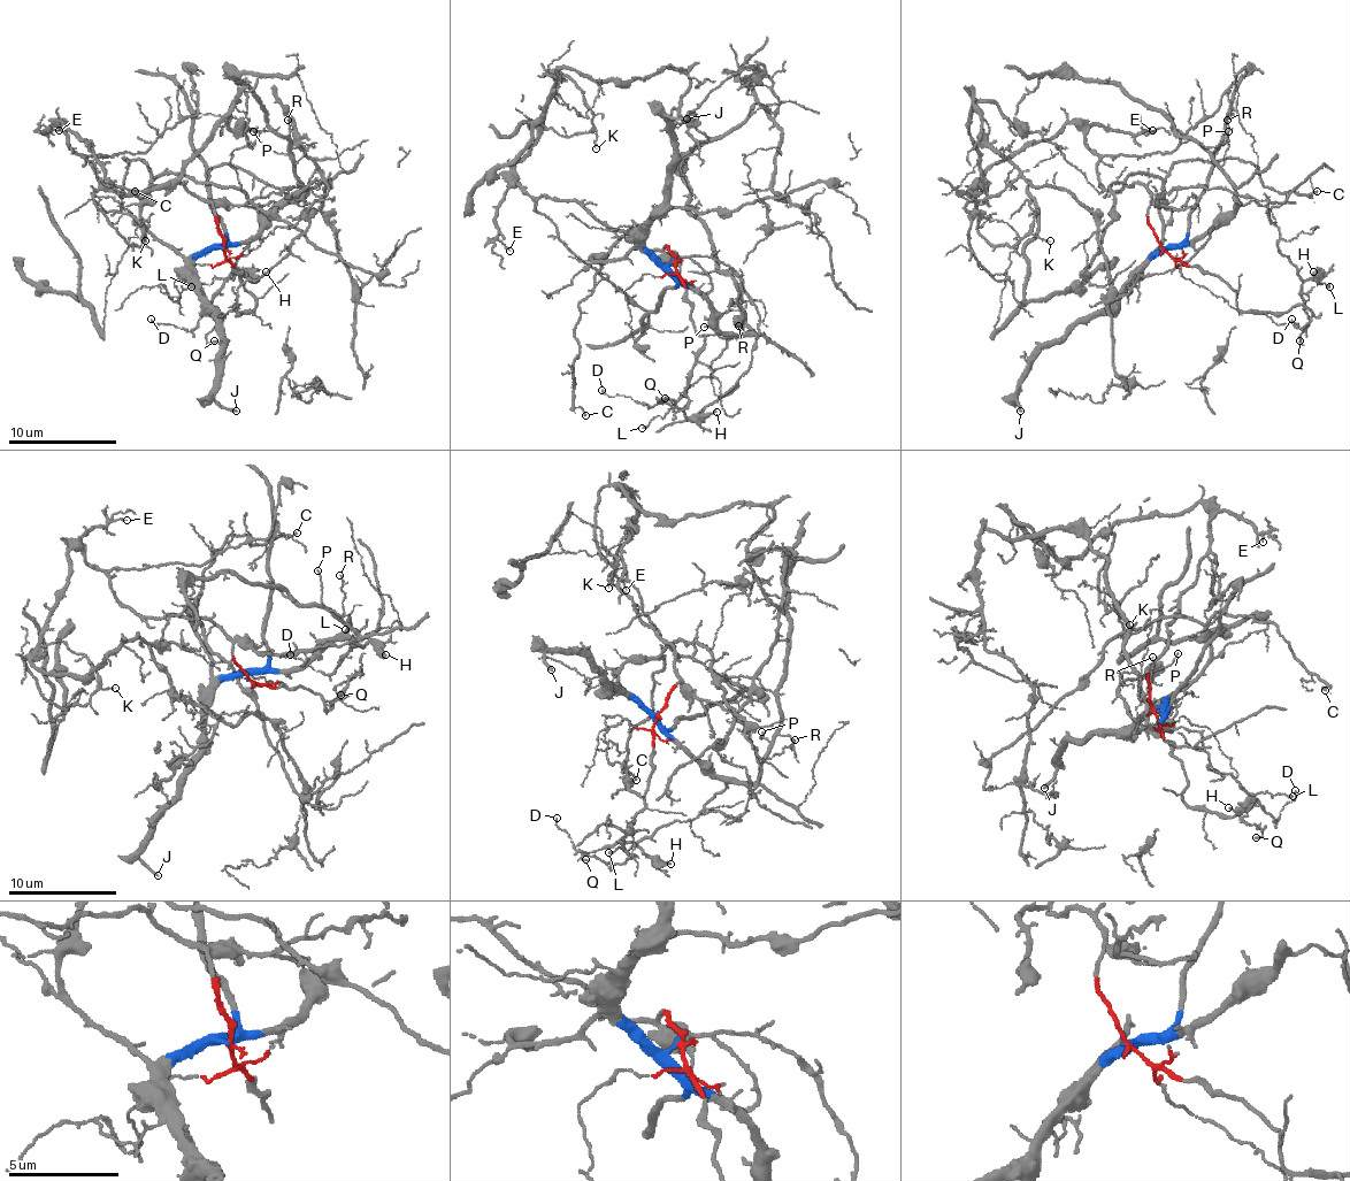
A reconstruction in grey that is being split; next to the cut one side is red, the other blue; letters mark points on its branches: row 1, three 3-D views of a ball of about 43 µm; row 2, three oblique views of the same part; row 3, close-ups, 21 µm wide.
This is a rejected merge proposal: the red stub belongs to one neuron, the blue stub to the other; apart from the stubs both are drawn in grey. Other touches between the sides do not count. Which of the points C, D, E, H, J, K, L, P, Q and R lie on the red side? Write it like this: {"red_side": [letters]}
{"red_side": ["E", "K", "Q"]}

